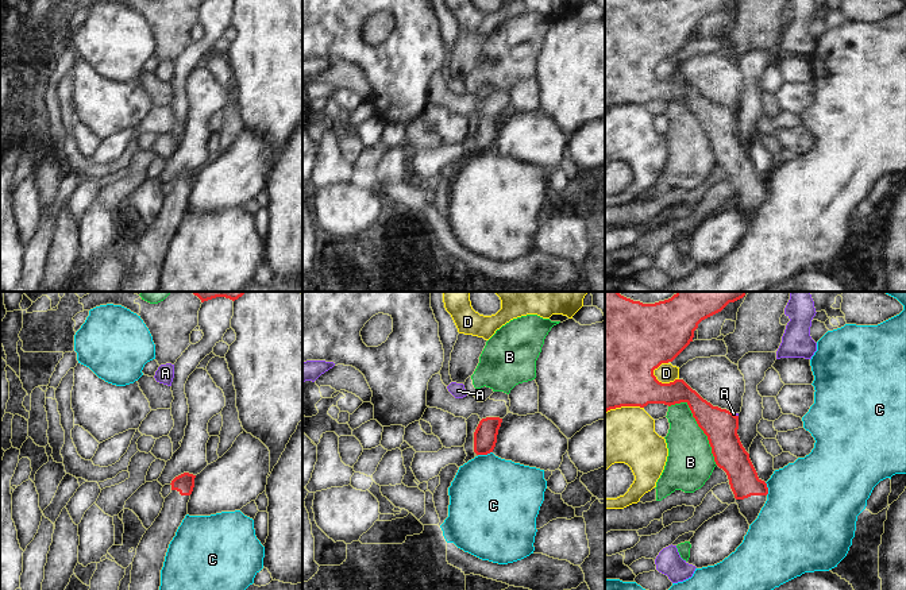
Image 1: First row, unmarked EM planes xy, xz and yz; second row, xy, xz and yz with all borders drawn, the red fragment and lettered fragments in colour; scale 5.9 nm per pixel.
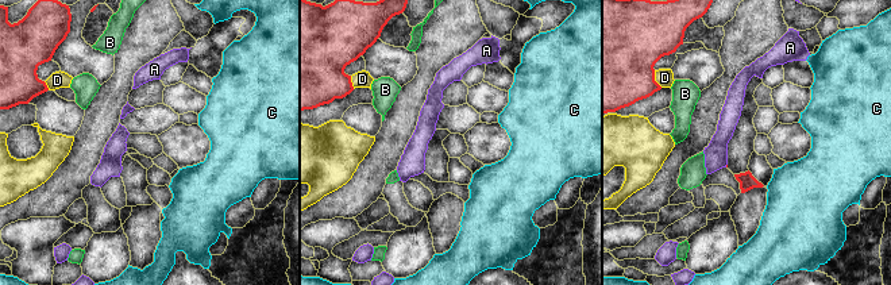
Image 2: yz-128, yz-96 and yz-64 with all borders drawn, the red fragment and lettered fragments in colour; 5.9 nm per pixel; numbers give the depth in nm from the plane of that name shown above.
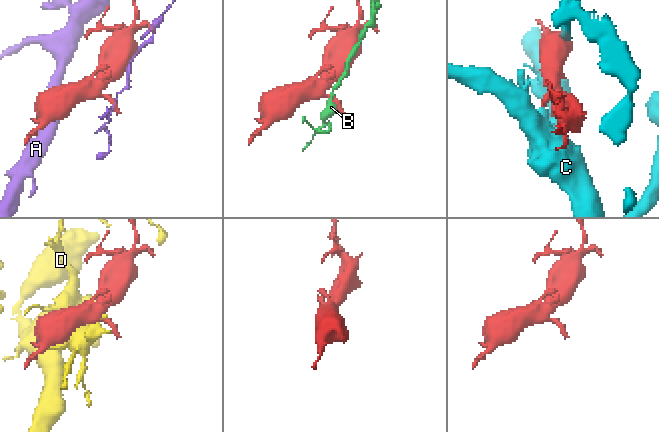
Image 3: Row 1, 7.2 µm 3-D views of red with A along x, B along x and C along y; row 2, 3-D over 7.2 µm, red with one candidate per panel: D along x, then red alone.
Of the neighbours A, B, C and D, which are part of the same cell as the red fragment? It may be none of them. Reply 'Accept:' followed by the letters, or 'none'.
Accept: none

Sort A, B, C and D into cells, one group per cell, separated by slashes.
A / B / C / D

